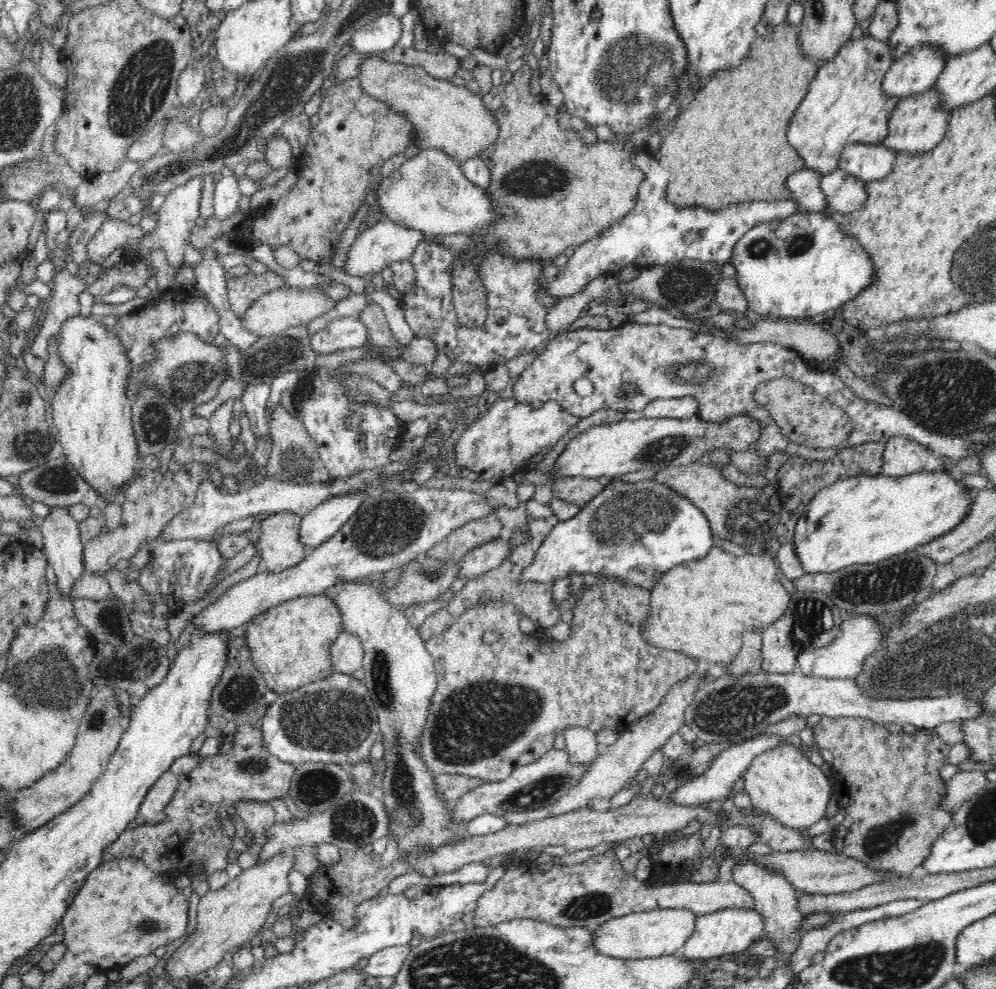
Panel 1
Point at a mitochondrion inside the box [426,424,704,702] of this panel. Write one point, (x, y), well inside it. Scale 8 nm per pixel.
(631, 517)

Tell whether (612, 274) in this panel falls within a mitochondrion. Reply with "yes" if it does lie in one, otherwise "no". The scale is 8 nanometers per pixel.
no

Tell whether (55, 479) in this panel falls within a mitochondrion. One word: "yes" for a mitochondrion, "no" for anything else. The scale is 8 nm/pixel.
yes

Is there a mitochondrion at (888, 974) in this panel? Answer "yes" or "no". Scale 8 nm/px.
yes

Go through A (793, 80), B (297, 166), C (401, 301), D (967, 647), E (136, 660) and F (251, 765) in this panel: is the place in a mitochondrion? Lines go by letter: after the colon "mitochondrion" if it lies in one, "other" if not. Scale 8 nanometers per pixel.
A: other
B: other
C: other
D: mitochondrion
E: mitochondrion
F: mitochondrion

